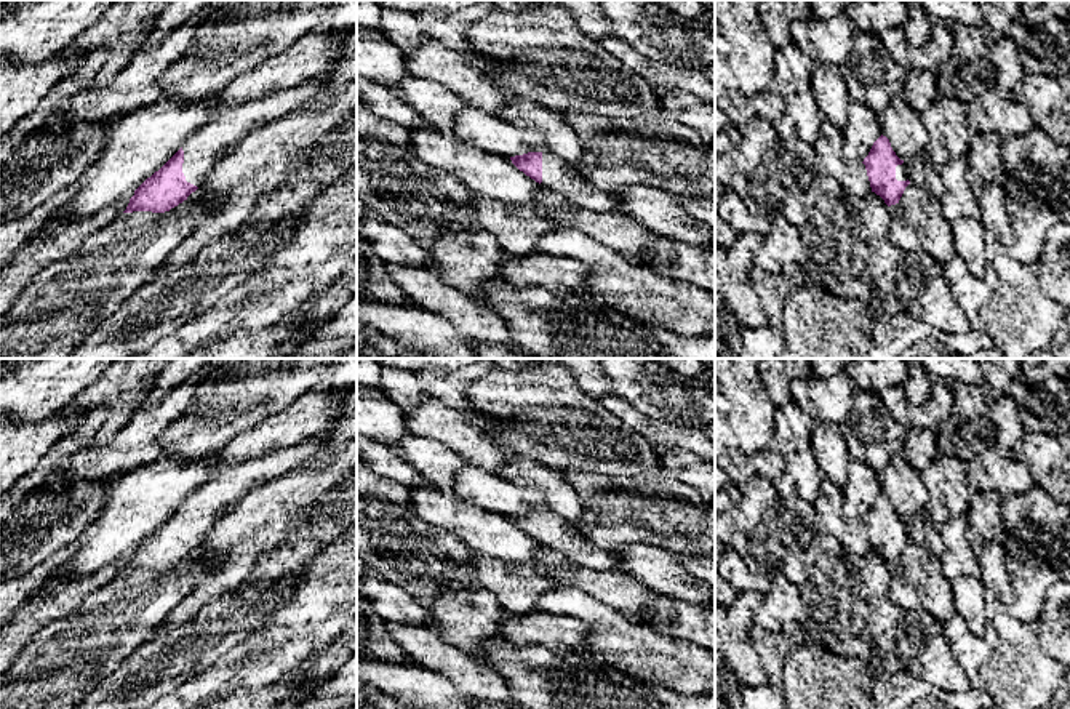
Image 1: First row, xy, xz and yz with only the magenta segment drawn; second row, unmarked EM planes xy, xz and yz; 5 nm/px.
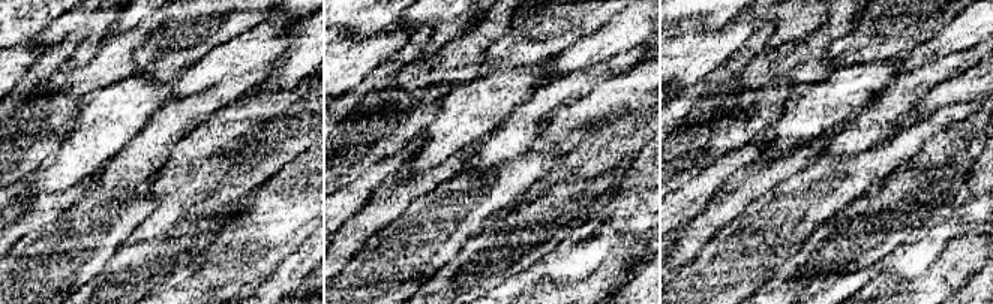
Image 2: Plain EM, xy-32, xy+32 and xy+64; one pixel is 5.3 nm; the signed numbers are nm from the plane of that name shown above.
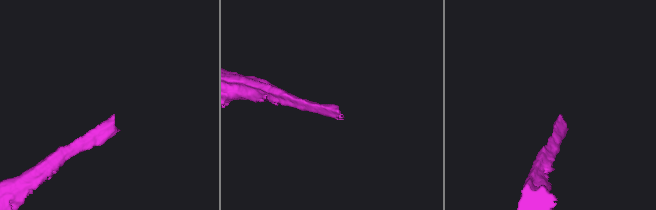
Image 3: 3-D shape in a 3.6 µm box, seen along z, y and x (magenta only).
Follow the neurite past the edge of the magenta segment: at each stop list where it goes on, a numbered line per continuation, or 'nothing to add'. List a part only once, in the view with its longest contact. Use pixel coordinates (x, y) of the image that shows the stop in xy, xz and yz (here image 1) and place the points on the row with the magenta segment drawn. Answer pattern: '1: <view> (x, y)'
1: xy (211, 143)

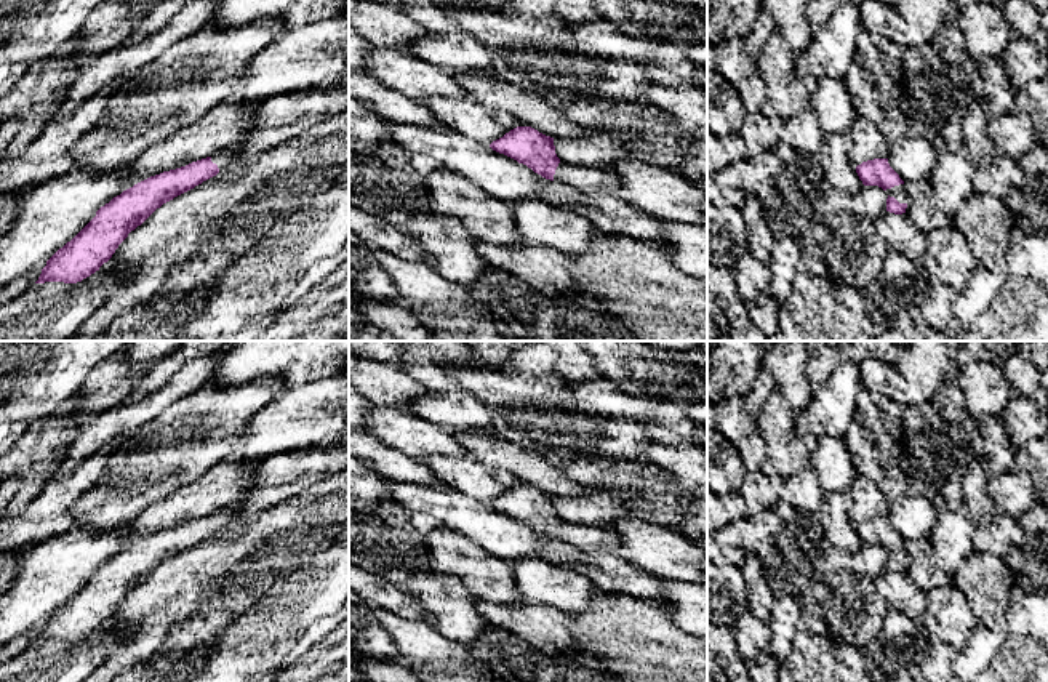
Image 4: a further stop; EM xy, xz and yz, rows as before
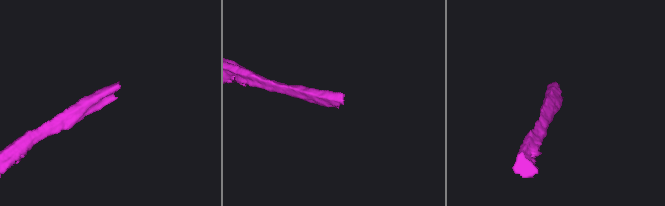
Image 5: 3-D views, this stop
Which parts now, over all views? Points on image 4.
1: yz (900, 192)

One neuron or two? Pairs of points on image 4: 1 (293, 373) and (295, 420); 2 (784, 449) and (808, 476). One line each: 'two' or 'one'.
1: two
2: two

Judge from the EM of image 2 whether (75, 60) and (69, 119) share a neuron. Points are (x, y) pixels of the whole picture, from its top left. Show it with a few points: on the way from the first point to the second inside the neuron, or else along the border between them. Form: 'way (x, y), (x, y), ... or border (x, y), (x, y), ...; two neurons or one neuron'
border (87, 35), (75, 48), (65, 68); two neurons

